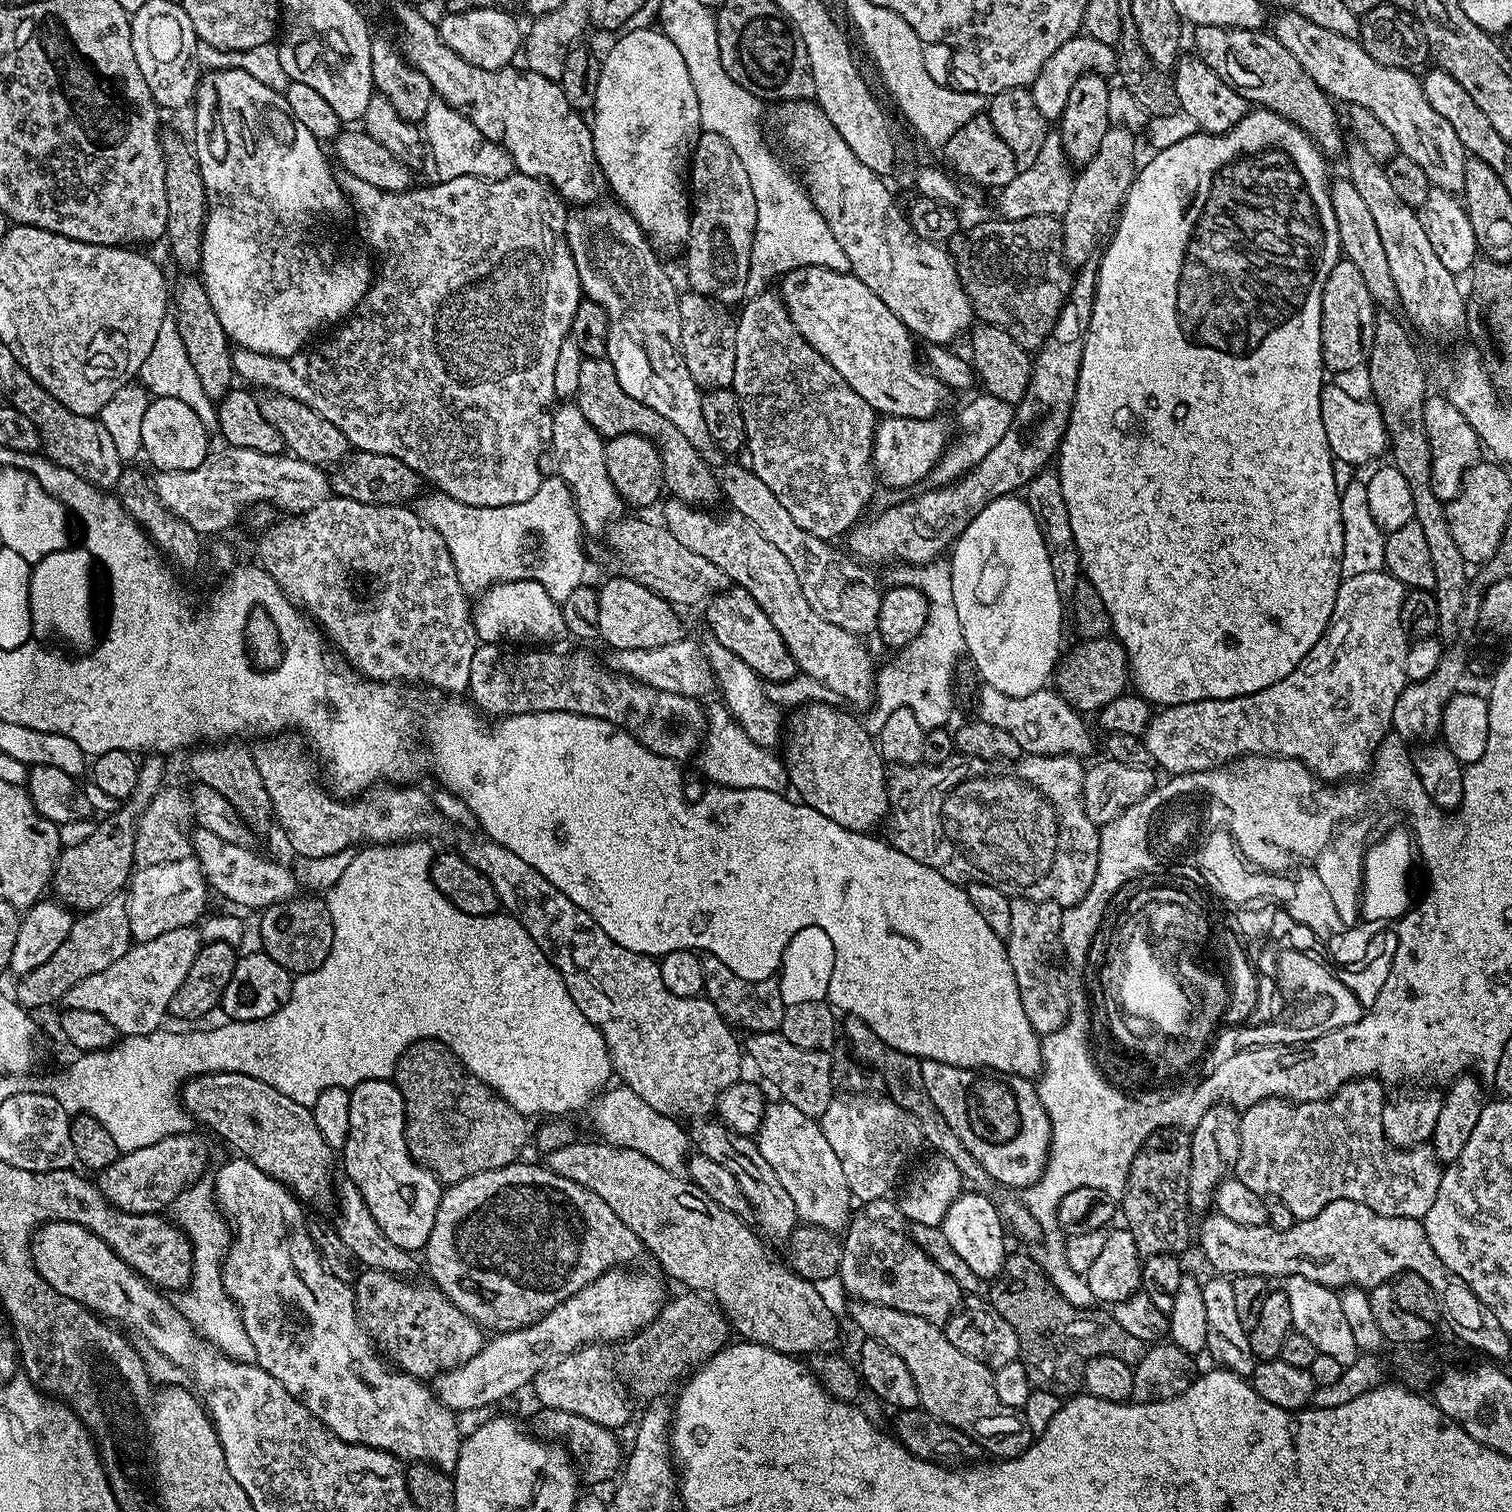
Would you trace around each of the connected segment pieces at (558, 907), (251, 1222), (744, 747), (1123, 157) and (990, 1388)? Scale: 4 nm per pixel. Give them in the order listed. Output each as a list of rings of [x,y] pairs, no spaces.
[[[456,830],[452,840],[455,851],[464,857],[470,866],[474,866],[494,886],[500,899],[503,911],[516,917],[523,928],[536,939],[536,945],[546,954],[546,958],[558,970],[562,982],[566,982],[566,990],[570,990],[570,998],[590,1018],[590,1022],[604,1036],[608,1053],[612,1059],[612,1067],[617,1077],[621,1076],[627,1087],[638,1094],[643,1102],[654,1110],[670,1117],[708,1116],[713,1115],[719,1105],[720,1096],[731,1084],[739,1081],[740,1056],[742,1060],[742,1044],[737,1033],[733,1031],[727,1020],[707,998],[678,998],[662,986],[662,974],[659,963],[653,957],[643,956],[634,950],[626,950],[618,946],[596,925],[596,920],[586,914],[558,886],[546,882],[534,866],[526,866],[518,854],[506,850],[498,842],[475,836],[472,830]]]
[[[244,1157],[226,1163],[213,1181],[217,1207],[232,1218],[233,1242],[224,1261],[224,1288],[239,1306],[243,1325],[254,1345],[255,1363],[278,1378],[338,1438],[348,1444],[365,1444],[394,1454],[399,1460],[433,1464],[455,1473],[460,1457],[462,1431],[457,1413],[436,1399],[423,1379],[397,1370],[372,1342],[356,1312],[353,1285],[339,1280],[320,1261],[320,1252],[308,1233],[301,1201],[285,1184],[268,1176]]]
[[[716,702],[712,705],[709,703],[706,715],[708,717],[706,743],[699,749],[698,761],[700,760],[701,770],[712,779],[713,785],[722,788],[753,788],[782,793],[789,791],[788,769],[785,768],[783,759],[769,749],[755,744],[746,734],[743,726],[736,723],[734,717],[728,713],[723,703]]]
[[[1109,126],[1094,158],[1090,158],[1090,162],[1083,165],[1073,179],[1070,206],[1066,206],[1060,220],[1065,264],[1087,265],[1088,255],[1091,254],[1100,238],[1100,232],[1096,228],[1102,227],[1108,218],[1110,220],[1117,213],[1138,171],[1135,138],[1137,137],[1127,128]]]
[[[857,1299],[852,1308],[852,1320],[864,1331],[870,1340],[882,1342],[914,1374],[914,1386],[918,1386],[920,1407],[934,1418],[962,1430],[971,1436],[985,1453],[996,1458],[1011,1458],[1027,1450],[1034,1439],[1033,1425],[1029,1421],[1020,1424],[1025,1413],[1018,1408],[1006,1406],[994,1390],[993,1370],[969,1354],[962,1353],[947,1337],[945,1329],[939,1324],[926,1322],[914,1314],[894,1310],[874,1302]]]

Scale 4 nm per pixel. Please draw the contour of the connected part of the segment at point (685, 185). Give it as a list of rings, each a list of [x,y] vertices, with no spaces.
[[[633,27],[632,32],[625,31],[620,41],[608,52],[608,57],[603,57],[600,66],[600,77],[598,78],[598,90],[596,91],[596,102],[594,111],[590,116],[590,127],[592,130],[592,141],[596,151],[596,162],[600,165],[600,172],[604,175],[607,187],[613,192],[615,199],[629,212],[638,222],[638,226],[644,235],[652,241],[653,245],[680,244],[683,245],[688,238],[692,213],[690,211],[690,165],[692,154],[695,150],[702,129],[700,126],[700,115],[698,114],[698,94],[694,94],[694,82],[690,82],[690,70],[686,70],[686,62],[682,62],[682,54],[678,54],[678,46],[670,42],[670,38],[655,27],[647,28]]]

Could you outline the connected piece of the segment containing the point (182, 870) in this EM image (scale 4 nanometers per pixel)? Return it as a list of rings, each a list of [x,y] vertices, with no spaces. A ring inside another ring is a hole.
[[[191,856],[178,862],[137,869],[129,879],[127,892],[128,925],[133,941],[139,943],[179,927],[191,927],[206,908],[210,887],[197,858]]]

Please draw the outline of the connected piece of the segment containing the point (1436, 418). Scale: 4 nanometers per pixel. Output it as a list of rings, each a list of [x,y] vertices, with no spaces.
[[[1429,395],[1424,402],[1426,434],[1432,451],[1430,486],[1434,486],[1434,498],[1442,502],[1453,500],[1460,493],[1464,476],[1481,459],[1482,445],[1474,426],[1466,422],[1460,410],[1448,400],[1447,395]]]

